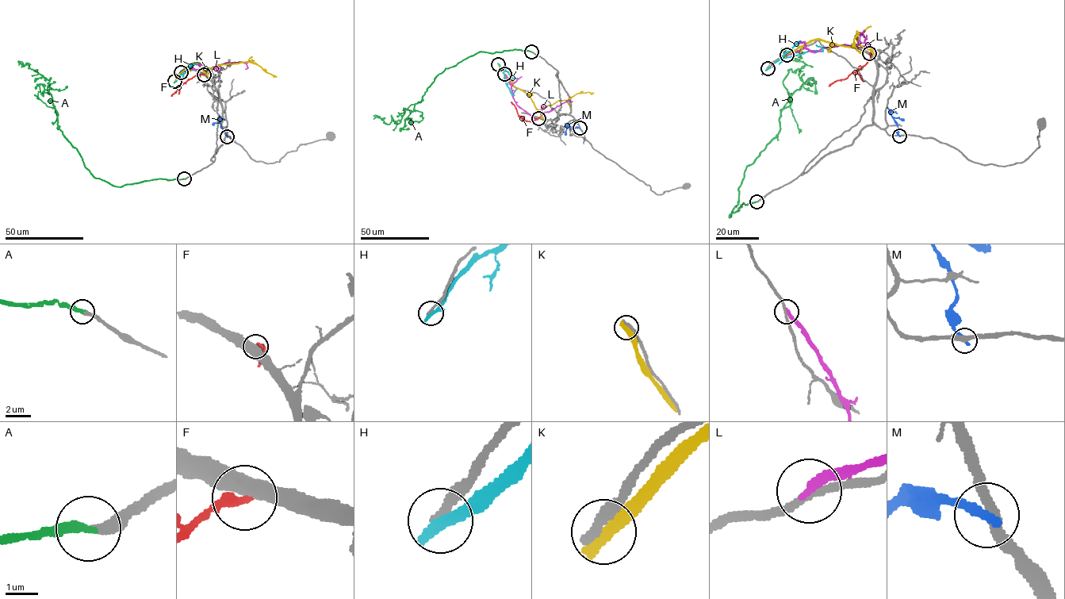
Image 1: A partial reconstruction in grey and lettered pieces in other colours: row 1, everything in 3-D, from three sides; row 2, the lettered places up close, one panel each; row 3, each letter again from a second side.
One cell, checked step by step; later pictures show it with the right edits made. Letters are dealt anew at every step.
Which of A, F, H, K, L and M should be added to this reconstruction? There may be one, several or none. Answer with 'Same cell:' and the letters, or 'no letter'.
Same cell: A

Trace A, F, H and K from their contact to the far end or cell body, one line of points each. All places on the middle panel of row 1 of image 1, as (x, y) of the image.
A: (531, 51), (477, 52), (435, 76), (412, 111), (403, 108), (400, 121), (392, 120), (388, 124), (373, 116)
F: (538, 118), (526, 120), (519, 116), (511, 101)
H: (498, 63), (512, 95), (516, 90)
K: (498, 64), (515, 86), (526, 94), (538, 109), (559, 100), (568, 100), (576, 94), (593, 93)

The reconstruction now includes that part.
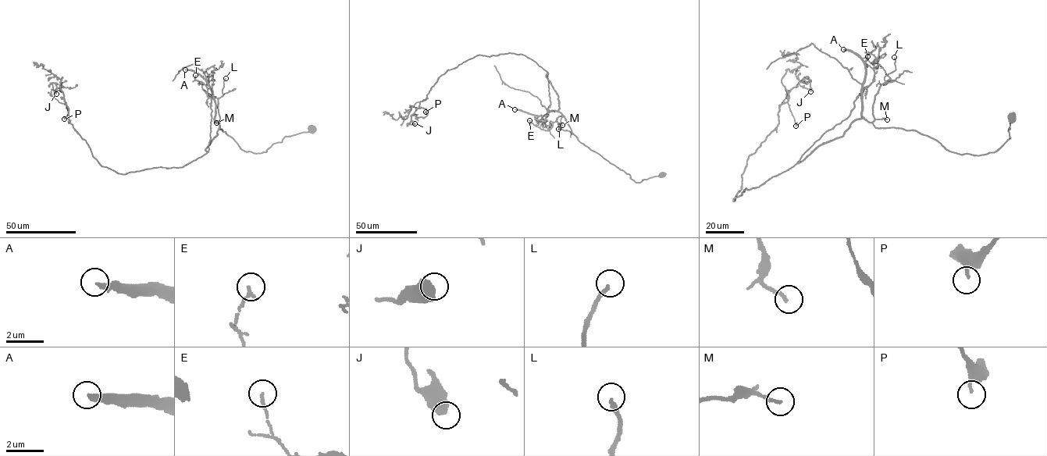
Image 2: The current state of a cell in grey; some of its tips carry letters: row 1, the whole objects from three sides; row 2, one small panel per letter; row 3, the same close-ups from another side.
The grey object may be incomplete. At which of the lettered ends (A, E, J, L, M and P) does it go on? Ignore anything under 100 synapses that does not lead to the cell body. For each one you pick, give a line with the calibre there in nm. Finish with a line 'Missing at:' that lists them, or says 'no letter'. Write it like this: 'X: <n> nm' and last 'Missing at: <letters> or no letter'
A: 300 nm
Missing at: A

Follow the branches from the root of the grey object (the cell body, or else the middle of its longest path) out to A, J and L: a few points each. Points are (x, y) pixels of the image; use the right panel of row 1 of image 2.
A: (1012, 117), (1010, 138), (983, 154), (952, 152), (915, 130), (876, 128), (862, 115), (863, 62), (843, 49)
J: (1012, 117), (1001, 147), (973, 155), (856, 119), (733, 201), (788, 92), (807, 76), (810, 91)
L: (1012, 117), (1010, 138), (983, 154), (952, 152), (915, 130), (875, 127), (874, 95), (895, 69), (894, 57)

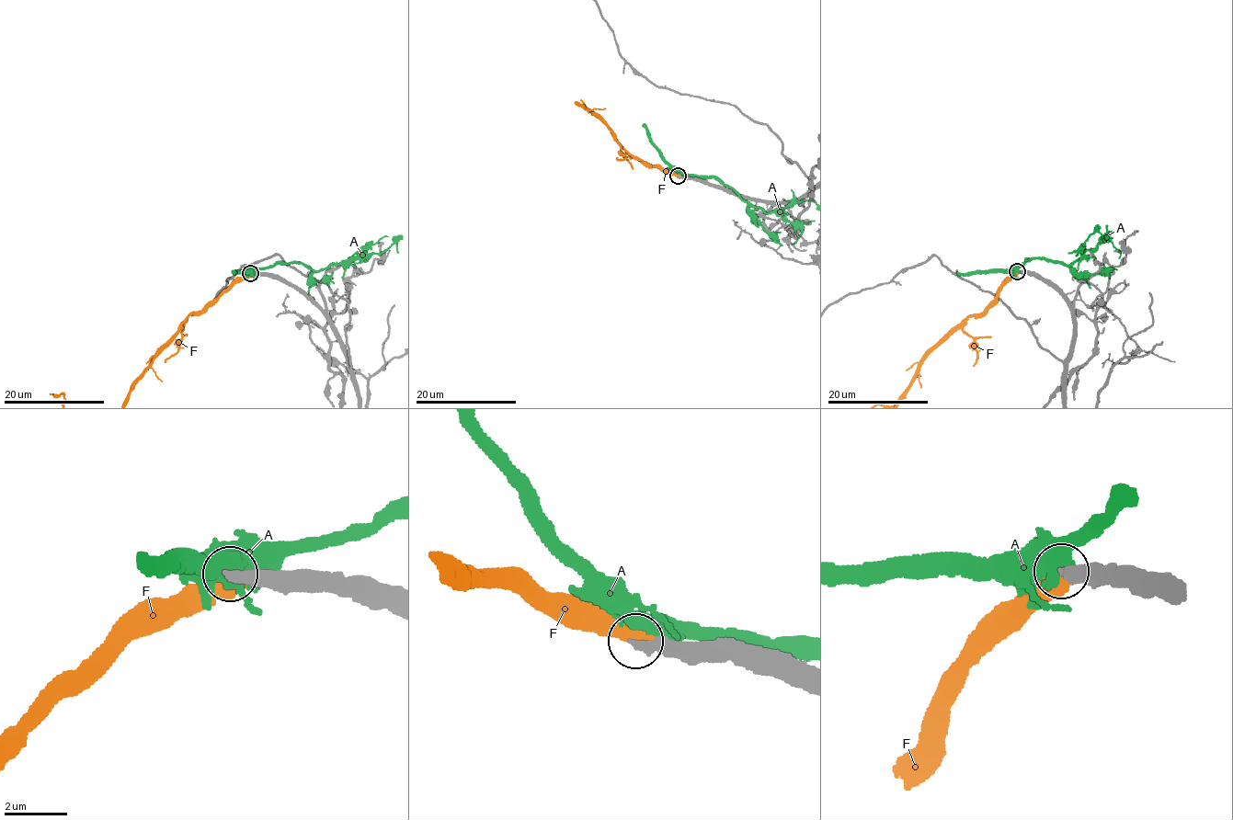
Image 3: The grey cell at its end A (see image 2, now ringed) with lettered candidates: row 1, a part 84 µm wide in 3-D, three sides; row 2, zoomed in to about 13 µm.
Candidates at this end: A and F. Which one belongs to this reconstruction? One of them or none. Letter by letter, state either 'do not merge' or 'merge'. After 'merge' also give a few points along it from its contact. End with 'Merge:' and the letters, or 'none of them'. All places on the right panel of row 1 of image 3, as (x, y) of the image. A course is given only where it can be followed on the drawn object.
A: do not merge
F: merge
Merge: F

